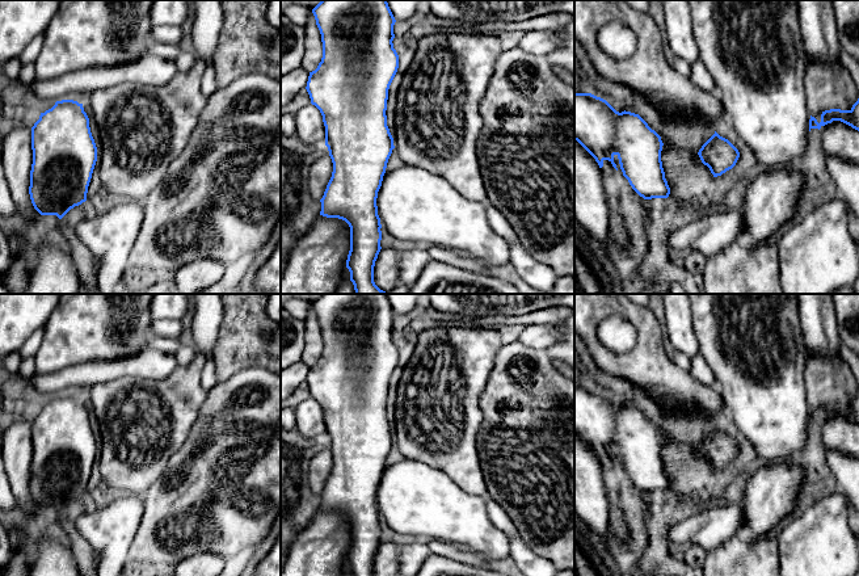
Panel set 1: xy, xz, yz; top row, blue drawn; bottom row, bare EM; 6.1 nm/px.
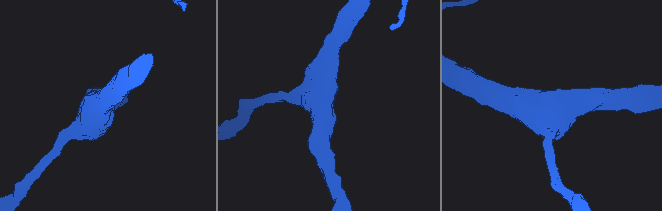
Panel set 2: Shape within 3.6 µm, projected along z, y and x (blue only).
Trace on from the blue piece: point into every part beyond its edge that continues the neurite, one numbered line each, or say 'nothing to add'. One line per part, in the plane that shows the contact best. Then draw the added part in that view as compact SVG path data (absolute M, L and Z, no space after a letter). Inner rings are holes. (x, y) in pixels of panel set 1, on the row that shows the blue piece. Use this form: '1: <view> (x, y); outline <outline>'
nothing to add

